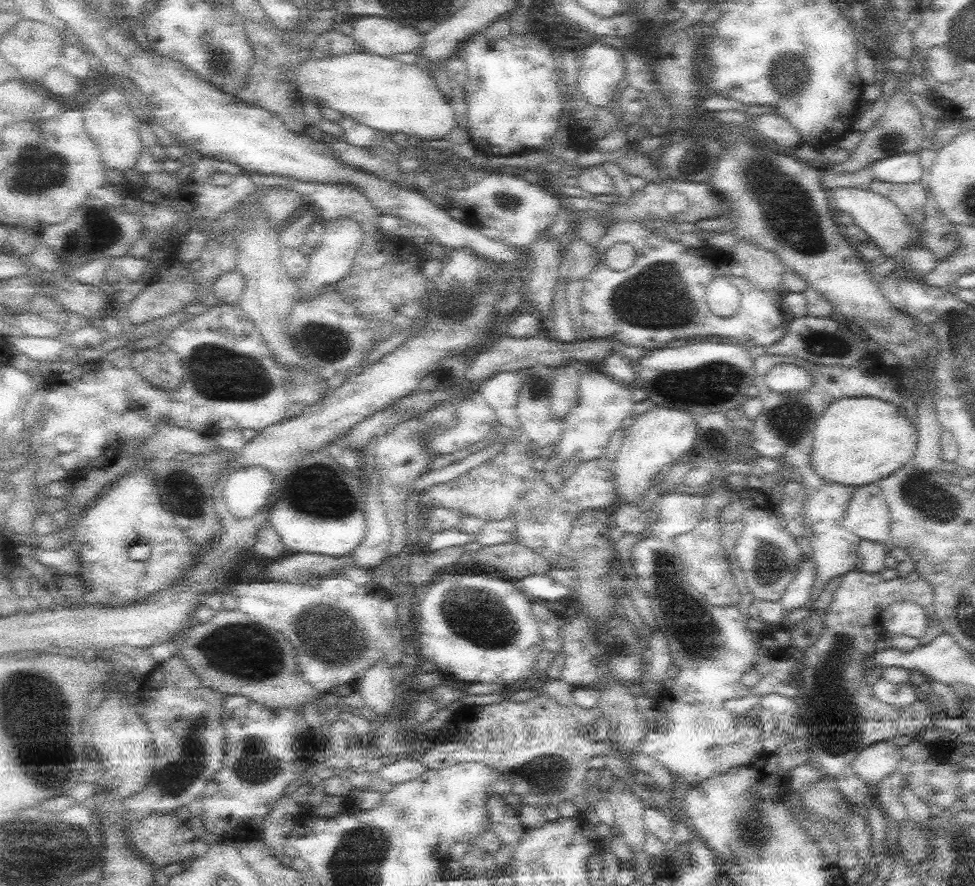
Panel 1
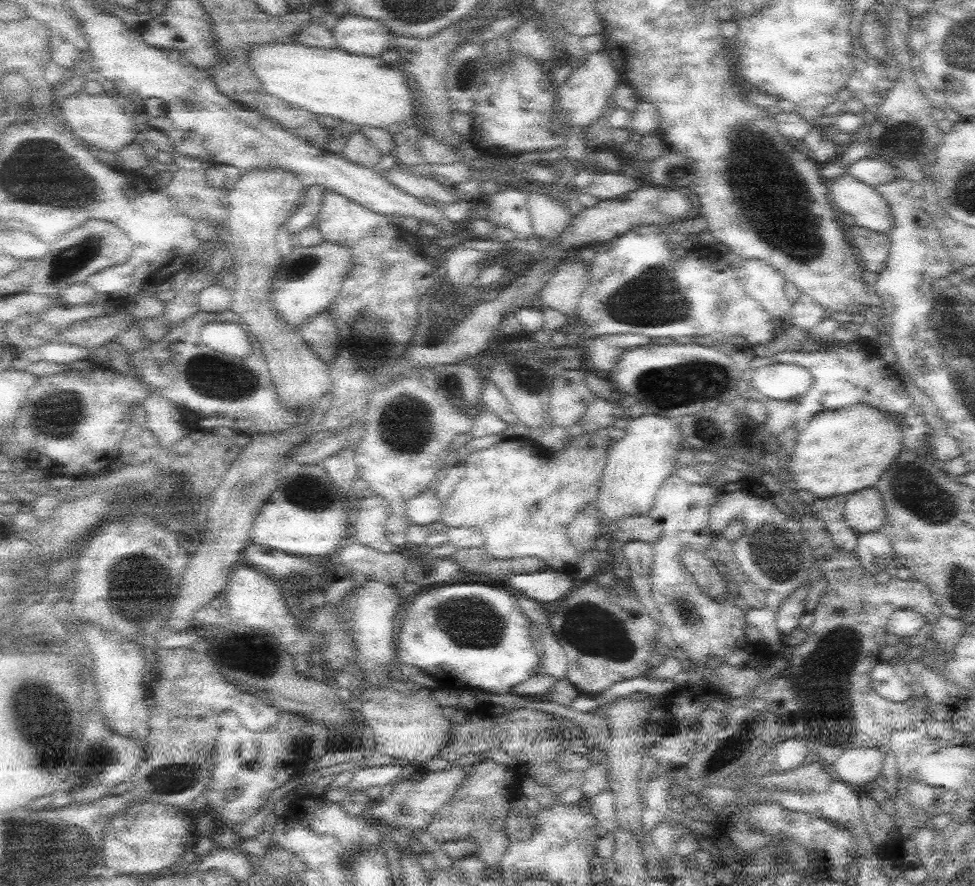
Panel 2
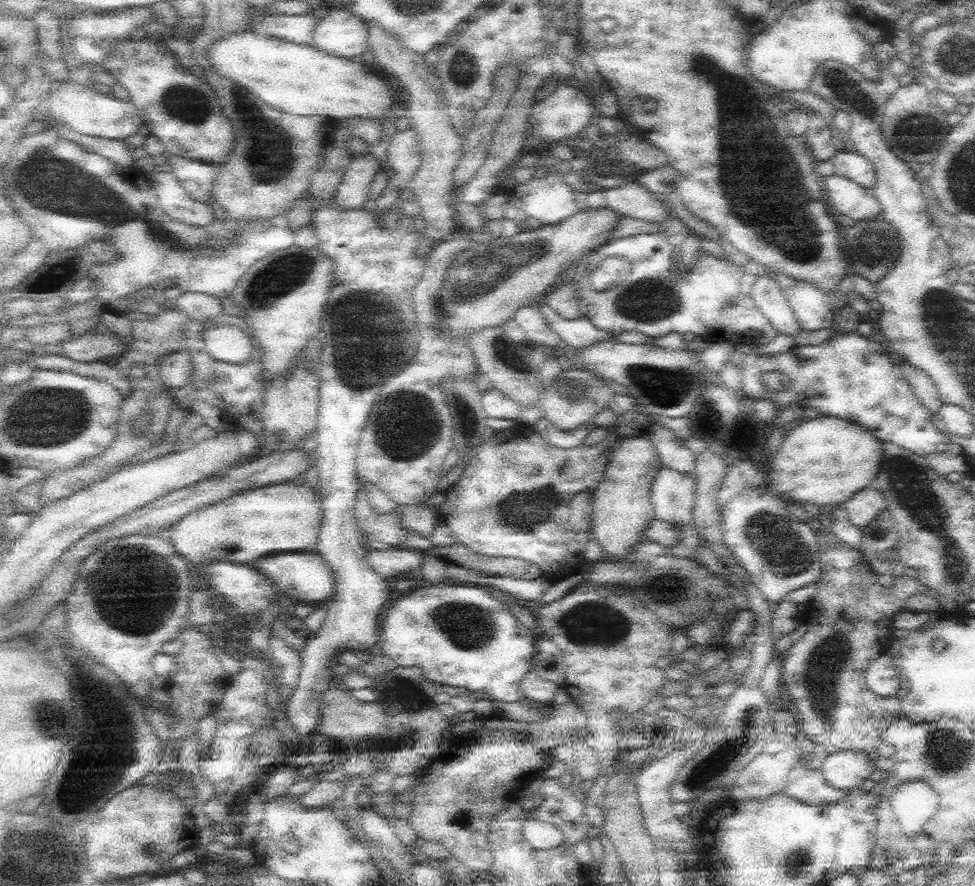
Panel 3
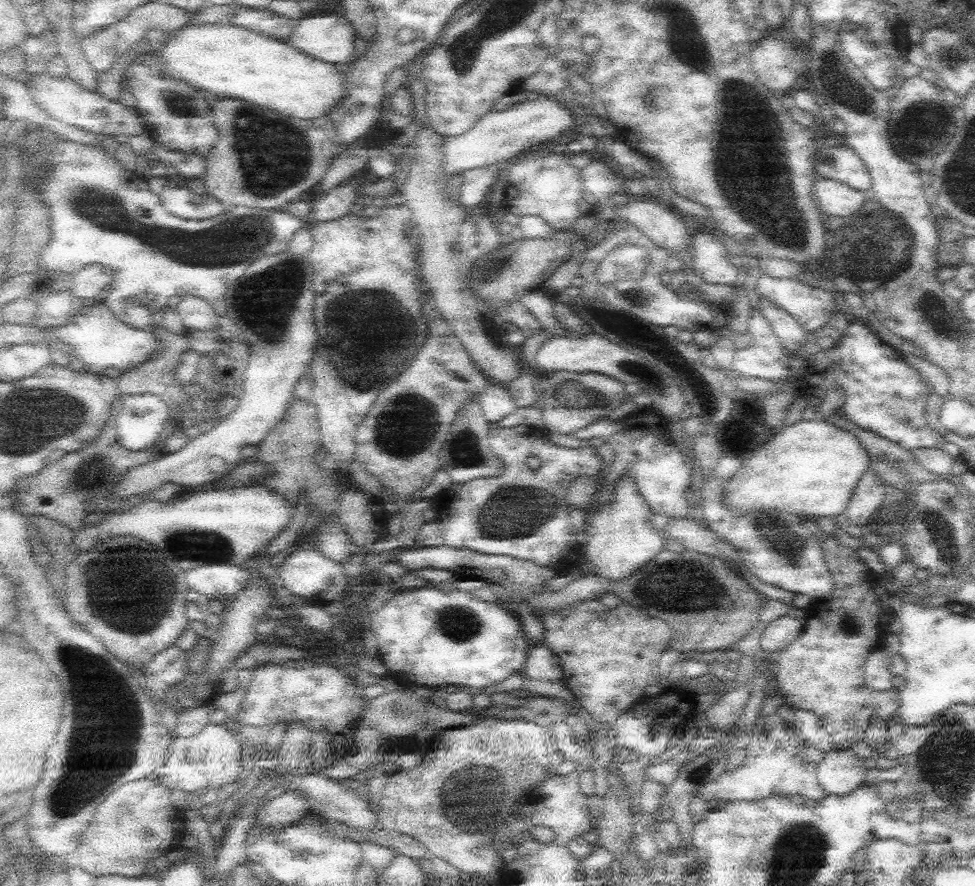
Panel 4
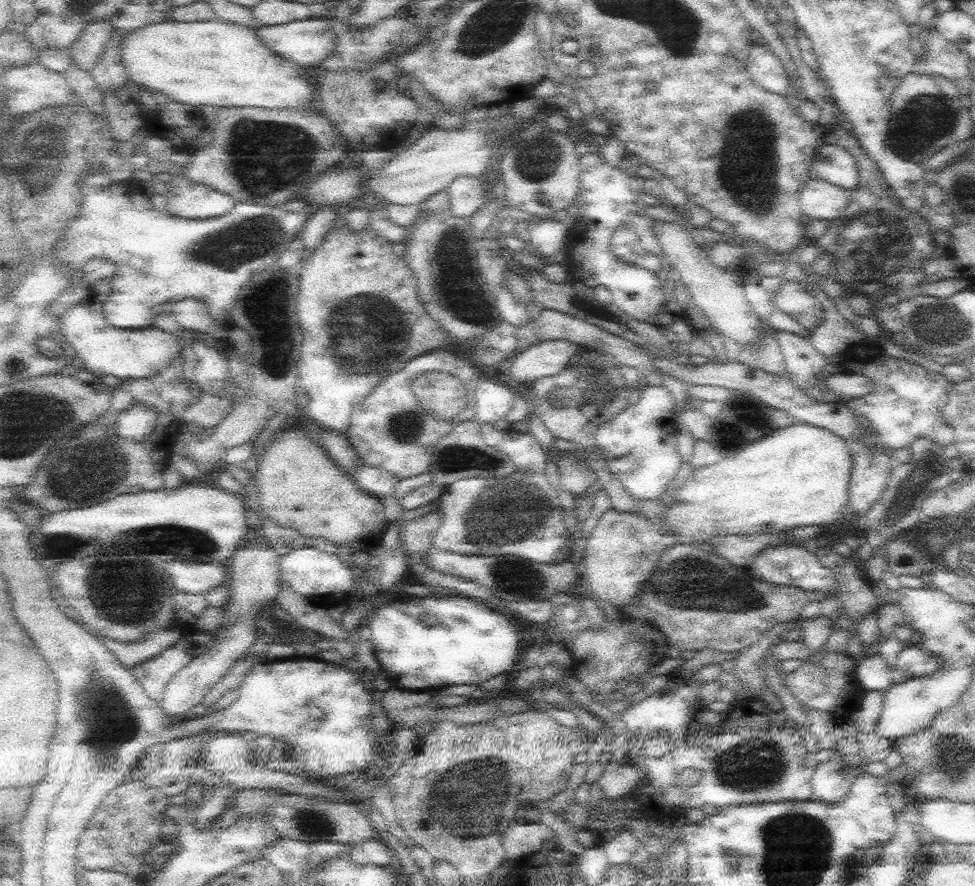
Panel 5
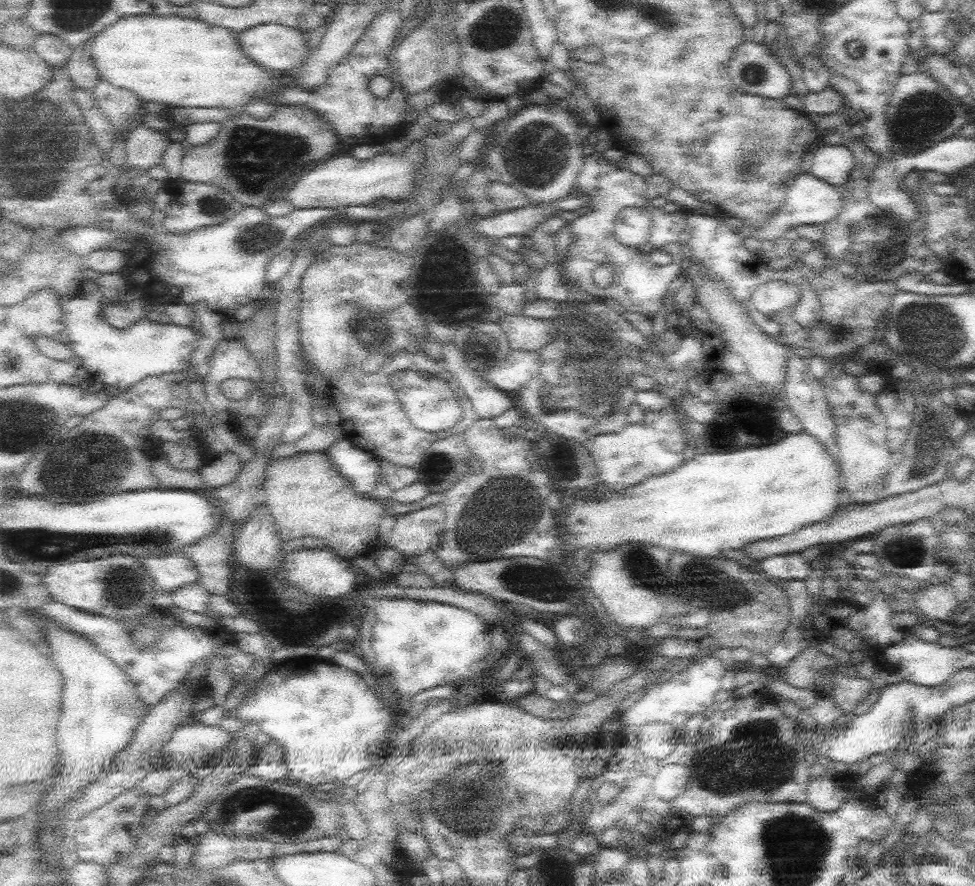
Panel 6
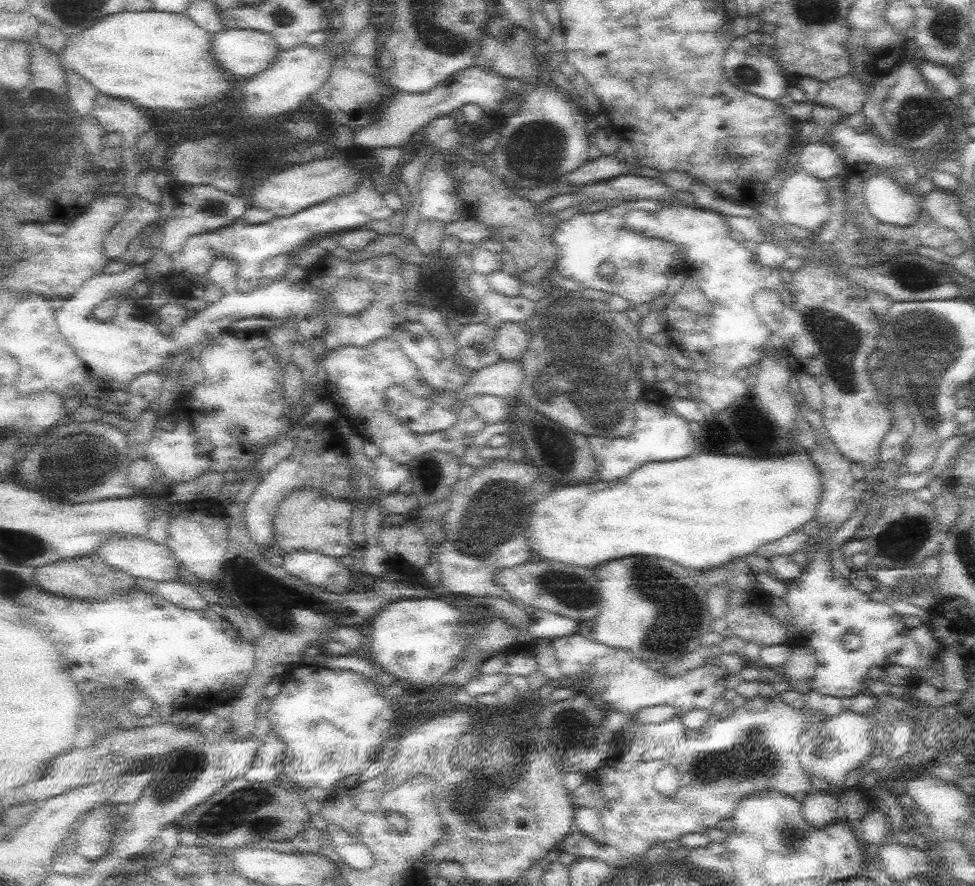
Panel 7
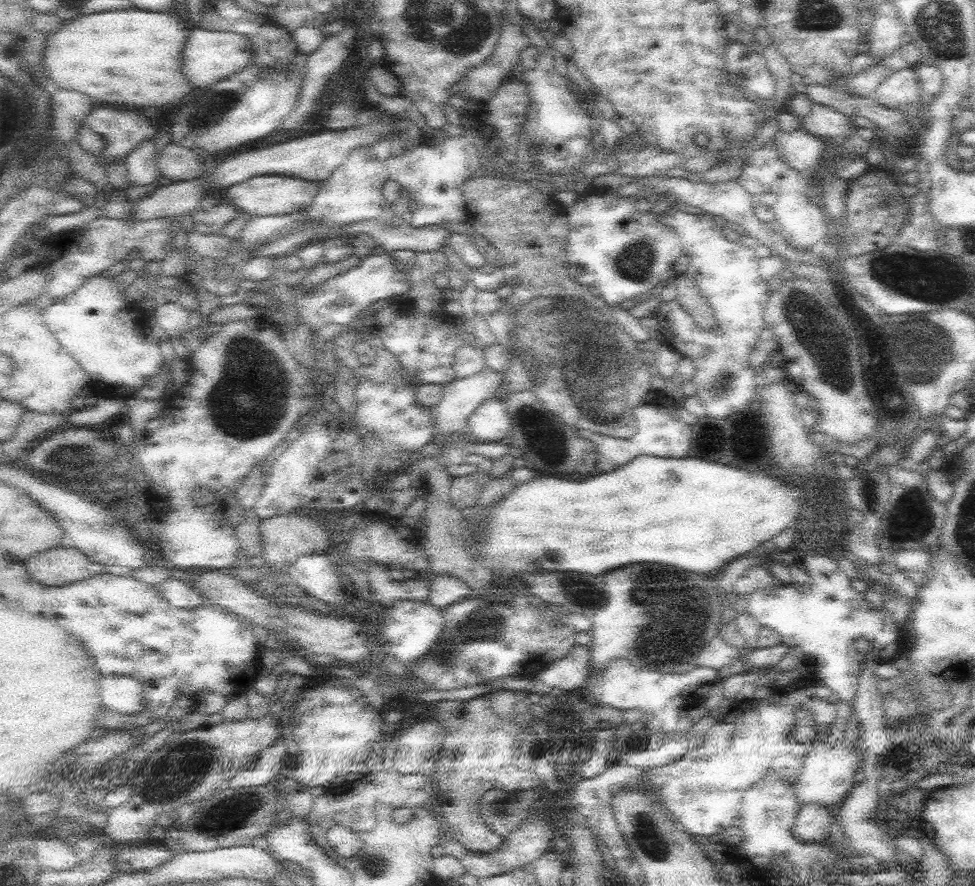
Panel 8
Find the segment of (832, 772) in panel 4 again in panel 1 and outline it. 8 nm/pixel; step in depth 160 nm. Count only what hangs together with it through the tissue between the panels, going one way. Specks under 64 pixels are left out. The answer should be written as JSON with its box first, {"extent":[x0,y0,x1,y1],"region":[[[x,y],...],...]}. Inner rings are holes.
{"extent":[853,742,902,784],"region":[[[878,742],[862,750],[854,759],[853,767],[866,784],[878,784],[898,770],[902,757],[901,747],[894,742]]]}

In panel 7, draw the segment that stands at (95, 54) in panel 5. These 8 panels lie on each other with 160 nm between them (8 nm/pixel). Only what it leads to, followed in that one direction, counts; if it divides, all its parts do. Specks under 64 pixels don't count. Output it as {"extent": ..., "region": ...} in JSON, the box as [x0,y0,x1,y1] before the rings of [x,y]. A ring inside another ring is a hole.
{"extent":[65,69,99,120],"region":[[[66,69],[65,75],[67,78],[68,96],[70,97],[72,107],[78,114],[78,118],[82,120],[86,114],[93,113],[96,99],[99,95],[98,90],[81,74]]]}

